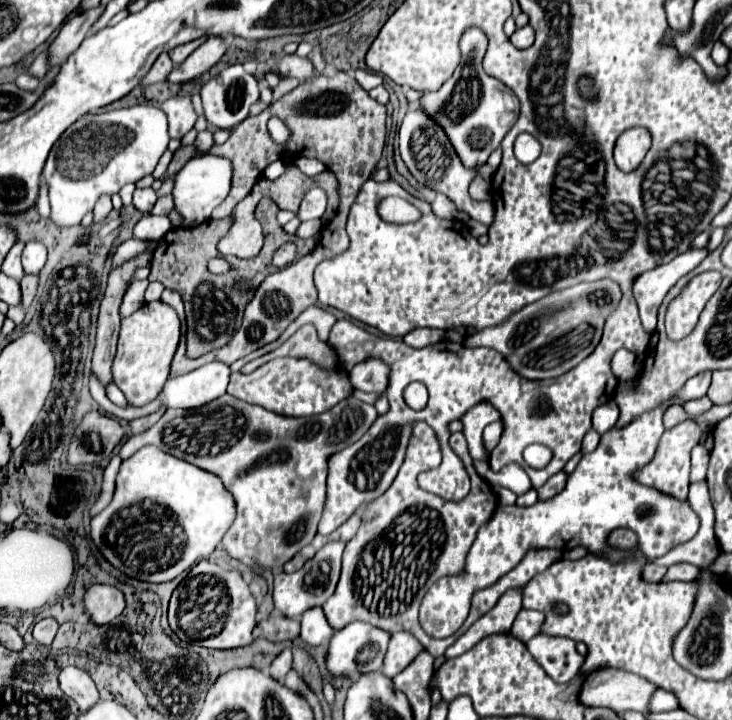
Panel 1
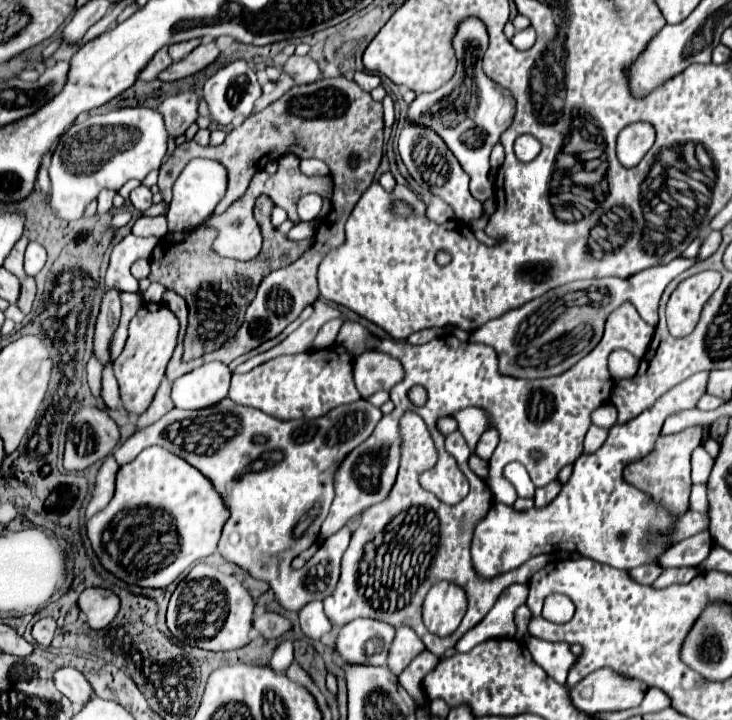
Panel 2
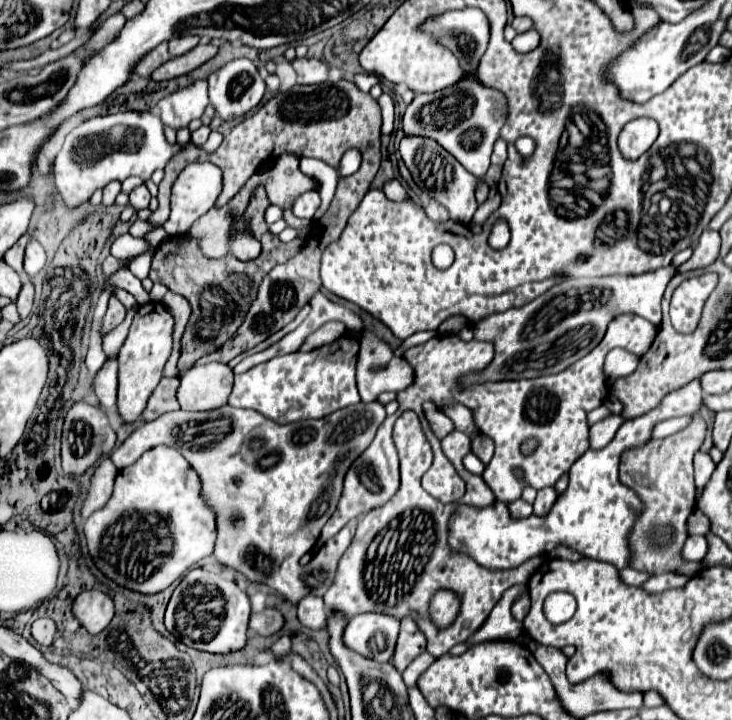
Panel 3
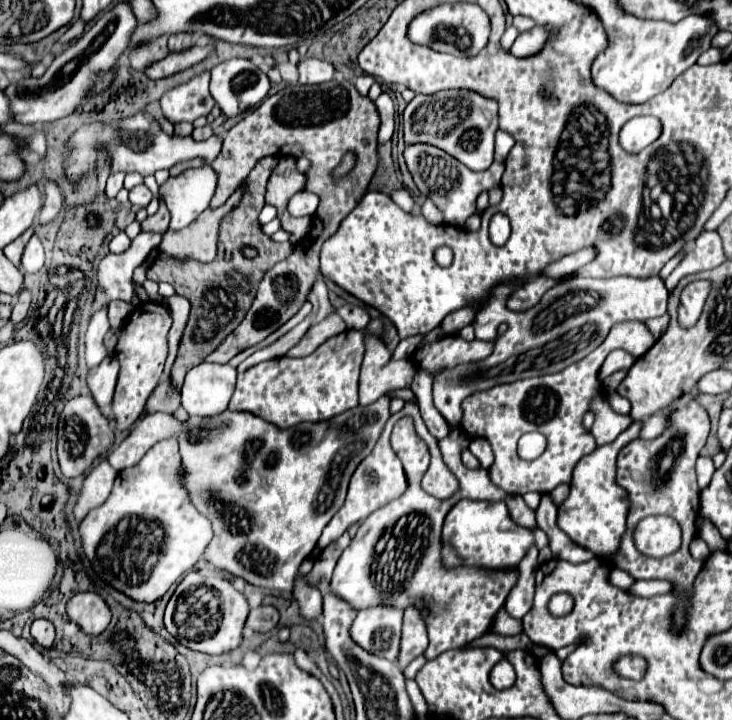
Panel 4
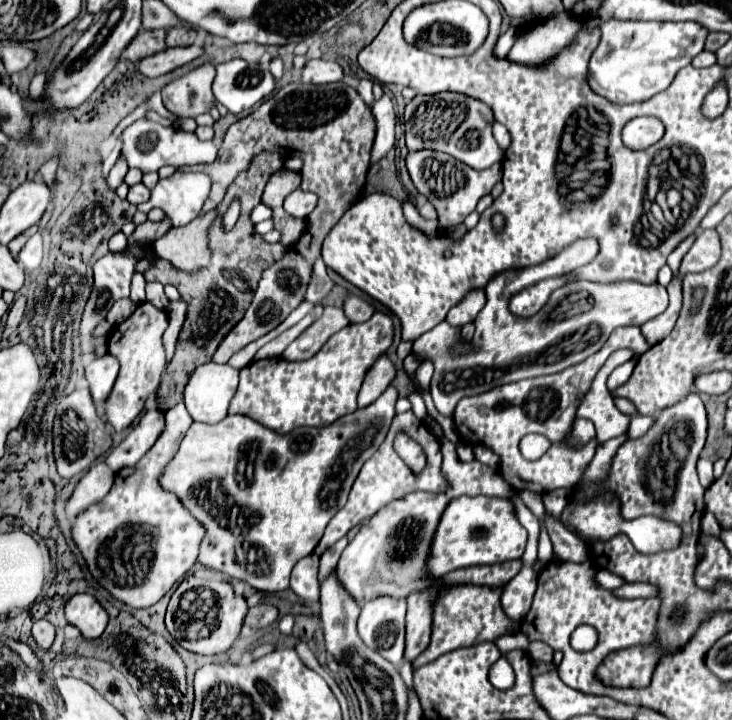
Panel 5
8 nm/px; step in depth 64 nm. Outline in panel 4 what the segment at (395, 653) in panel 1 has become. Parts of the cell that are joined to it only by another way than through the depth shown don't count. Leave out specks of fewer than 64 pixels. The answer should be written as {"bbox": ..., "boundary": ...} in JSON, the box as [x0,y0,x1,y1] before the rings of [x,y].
{"bbox":[398,608,428,670],"boundary":[[[406,608],[398,666],[404,670],[416,656],[424,654],[426,646],[428,646],[428,636],[426,636],[424,620],[420,620],[420,612],[416,612],[416,608]]]}

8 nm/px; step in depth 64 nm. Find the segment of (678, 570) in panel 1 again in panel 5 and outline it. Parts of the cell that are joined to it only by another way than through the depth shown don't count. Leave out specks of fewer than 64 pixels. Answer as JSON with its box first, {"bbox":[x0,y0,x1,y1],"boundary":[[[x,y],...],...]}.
{"bbox":[614,582,660,598],"boundary":[[[632,582],[632,584],[624,584],[622,588],[616,588],[614,592],[620,598],[650,598],[650,596],[658,596],[660,588],[648,582]]]}

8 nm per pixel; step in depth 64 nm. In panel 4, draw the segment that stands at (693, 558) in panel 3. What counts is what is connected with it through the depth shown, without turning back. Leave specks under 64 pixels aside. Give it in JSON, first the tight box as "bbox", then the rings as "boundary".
{"bbox":[690,536,708,560],"boundary":[[[696,536],[696,538],[690,542],[690,554],[692,554],[694,558],[698,558],[698,560],[706,558],[706,556],[708,556],[708,546],[706,546],[706,542]]]}

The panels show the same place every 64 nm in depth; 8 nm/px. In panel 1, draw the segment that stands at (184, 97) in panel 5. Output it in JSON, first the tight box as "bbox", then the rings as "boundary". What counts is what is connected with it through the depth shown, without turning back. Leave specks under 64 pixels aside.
{"bbox":[160,96,196,138],"boundary":[[[174,96],[170,100],[166,100],[160,106],[166,116],[168,116],[168,124],[170,124],[170,138],[184,138],[184,134],[188,130],[192,130],[194,122],[196,122],[196,112],[192,108],[190,96]]]}

